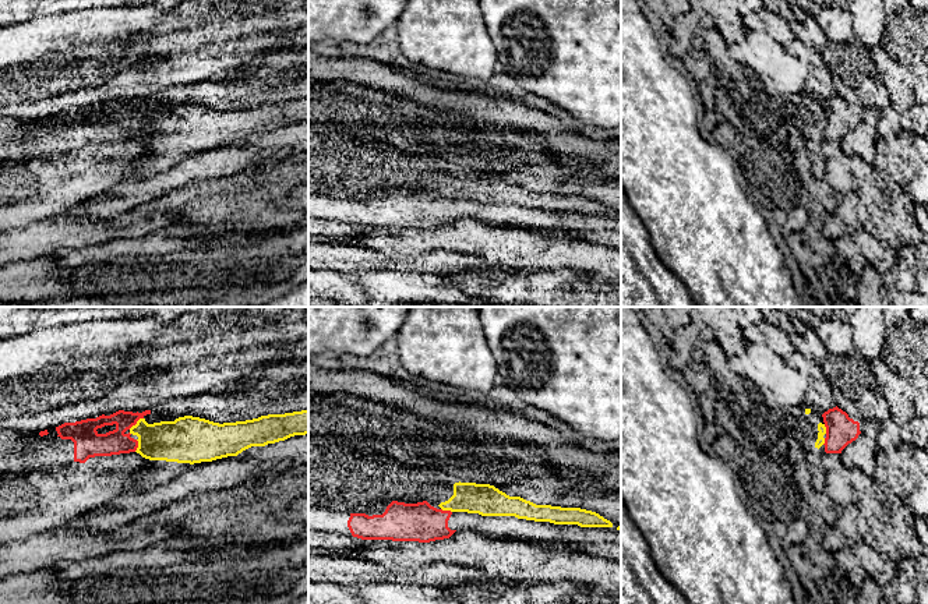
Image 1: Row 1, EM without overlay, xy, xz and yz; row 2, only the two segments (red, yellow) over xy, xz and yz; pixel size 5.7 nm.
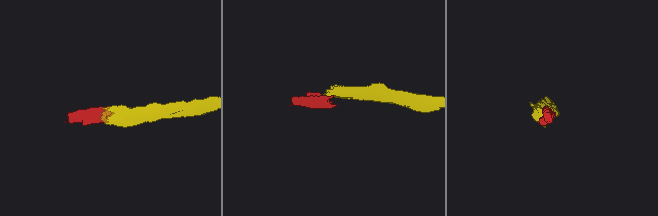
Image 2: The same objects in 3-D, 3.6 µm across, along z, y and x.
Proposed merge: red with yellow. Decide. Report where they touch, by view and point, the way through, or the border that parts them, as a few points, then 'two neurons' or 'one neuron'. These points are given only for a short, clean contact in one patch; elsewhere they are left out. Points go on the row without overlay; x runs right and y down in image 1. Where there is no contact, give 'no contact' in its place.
meets red in xy at (136, 110); border along xy (143, 105), (129, 116); two neurons

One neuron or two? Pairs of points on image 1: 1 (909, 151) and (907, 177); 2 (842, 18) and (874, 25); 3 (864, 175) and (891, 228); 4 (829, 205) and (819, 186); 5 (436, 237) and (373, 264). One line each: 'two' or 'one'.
1: one
2: two
3: one
4: one
5: two

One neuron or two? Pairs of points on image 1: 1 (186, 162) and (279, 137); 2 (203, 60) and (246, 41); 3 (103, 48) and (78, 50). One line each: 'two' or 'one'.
1: one
2: one
3: one

